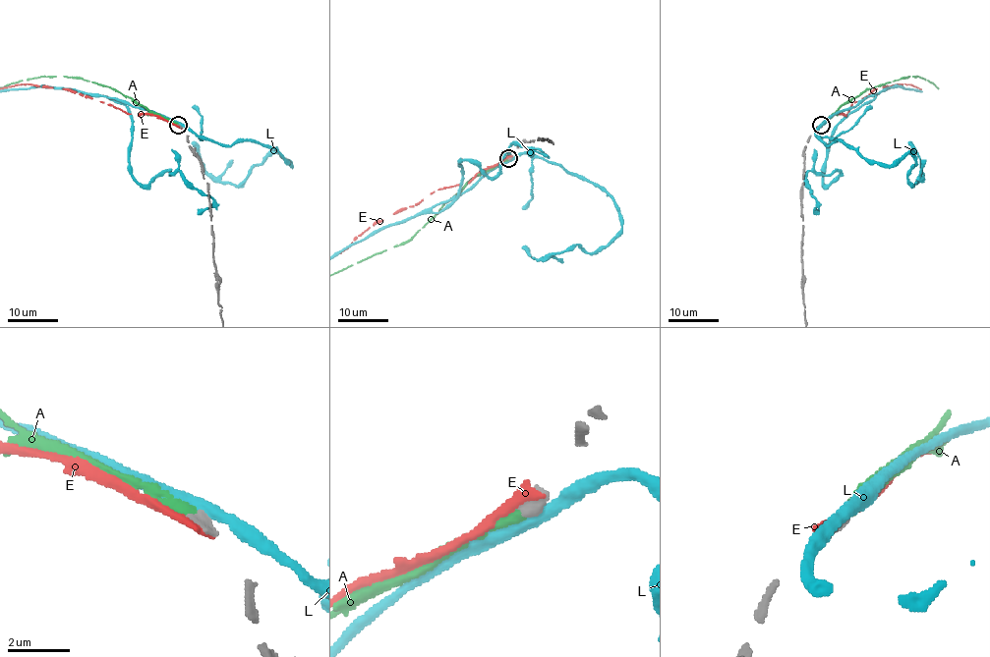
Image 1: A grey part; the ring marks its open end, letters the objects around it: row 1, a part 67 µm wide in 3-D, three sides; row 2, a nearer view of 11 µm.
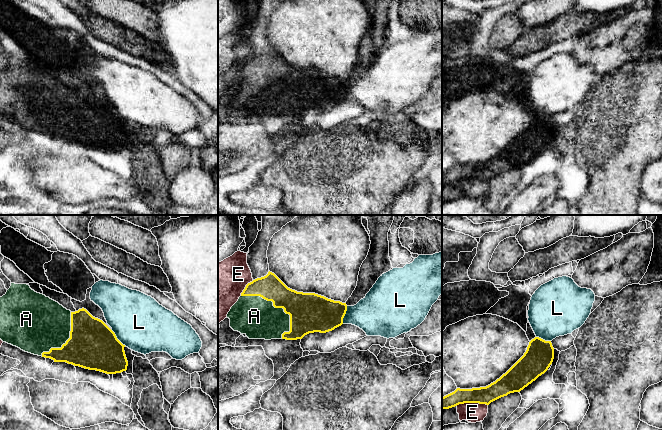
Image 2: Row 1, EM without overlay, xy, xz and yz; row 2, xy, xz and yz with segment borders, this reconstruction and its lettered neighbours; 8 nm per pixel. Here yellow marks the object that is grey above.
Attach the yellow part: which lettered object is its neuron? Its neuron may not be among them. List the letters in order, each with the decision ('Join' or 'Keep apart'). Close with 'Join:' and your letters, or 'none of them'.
A: Join
E: Keep apart
L: Keep apart
Join: A

